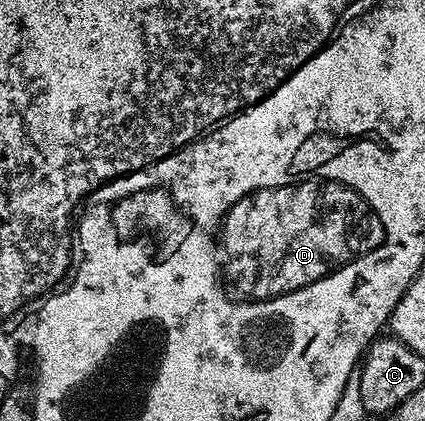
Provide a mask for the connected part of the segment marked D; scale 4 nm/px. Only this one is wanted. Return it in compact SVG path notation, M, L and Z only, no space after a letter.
M298 174L298 178L270 182L270 186L254 186L254 190L238 194L234 206L226 206L222 230L218 230L218 266L226 270L226 282L234 286L234 294L246 298L246 310L278 310L278 306L270 306L270 298L286 298L286 290L302 290L306 282L338 274L342 266L358 262L362 254L370 254L386 242L390 242L390 222L358 186L350 186L342 178L326 178L326 174Z

